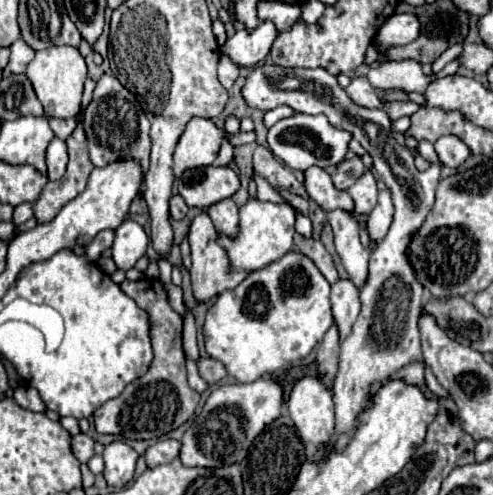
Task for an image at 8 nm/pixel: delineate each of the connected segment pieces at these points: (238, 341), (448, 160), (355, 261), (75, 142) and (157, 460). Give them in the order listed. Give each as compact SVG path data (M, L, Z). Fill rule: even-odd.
M290 249L282 259L250 273L238 287L218 295L206 315L204 341L208 355L222 361L232 377L240 383L254 383L288 363L308 357L332 325L330 283L312 259ZM284 269L304 269L304 273L312 277L312 289L300 293L300 297L284 297L284 293L280 293L280 277L284 277Z
M444 135L444 137L440 137L440 139L436 141L434 149L436 149L438 159L440 159L444 165L448 165L448 167L458 167L458 165L464 163L464 161L468 159L468 155L470 155L468 145L466 145L460 137L456 137L456 135Z
M336 209L326 213L328 223L334 229L334 241L336 241L336 251L342 259L342 265L348 273L348 277L352 279L352 283L362 289L366 285L368 279L368 259L370 259L370 251L364 249L358 237L358 225L352 215Z
M78 125L74 129L74 133L66 139L66 145L68 145L70 163L68 163L64 177L58 181L48 181L44 191L32 205L34 219L38 225L50 223L68 201L72 201L76 195L80 195L86 187L90 171L94 169L94 165L90 163L90 157L88 157L88 143L86 143L82 125Z
M164 439L164 441L156 441L154 445L150 445L146 449L144 457L146 457L146 465L152 469L152 467L174 461L178 457L178 453L180 453L180 441Z

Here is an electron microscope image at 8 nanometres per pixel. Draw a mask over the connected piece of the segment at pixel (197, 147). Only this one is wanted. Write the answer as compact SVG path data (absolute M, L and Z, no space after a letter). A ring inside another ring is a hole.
M194 117L176 145L174 175L180 177L188 169L212 165L220 151L222 137L224 133L210 119Z

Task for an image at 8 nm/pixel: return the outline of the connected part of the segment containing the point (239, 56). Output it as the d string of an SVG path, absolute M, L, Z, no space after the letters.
M262 21L258 29L254 31L236 31L234 37L230 37L224 45L220 45L220 51L232 57L232 61L240 67L252 67L258 65L268 53L278 37L278 29L272 21Z

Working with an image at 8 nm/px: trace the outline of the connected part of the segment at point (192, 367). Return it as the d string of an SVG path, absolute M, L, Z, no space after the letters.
M186 359L186 371L188 371L188 385L196 391L206 391L208 389L208 383L198 375L198 369L196 369L196 363L192 359Z

